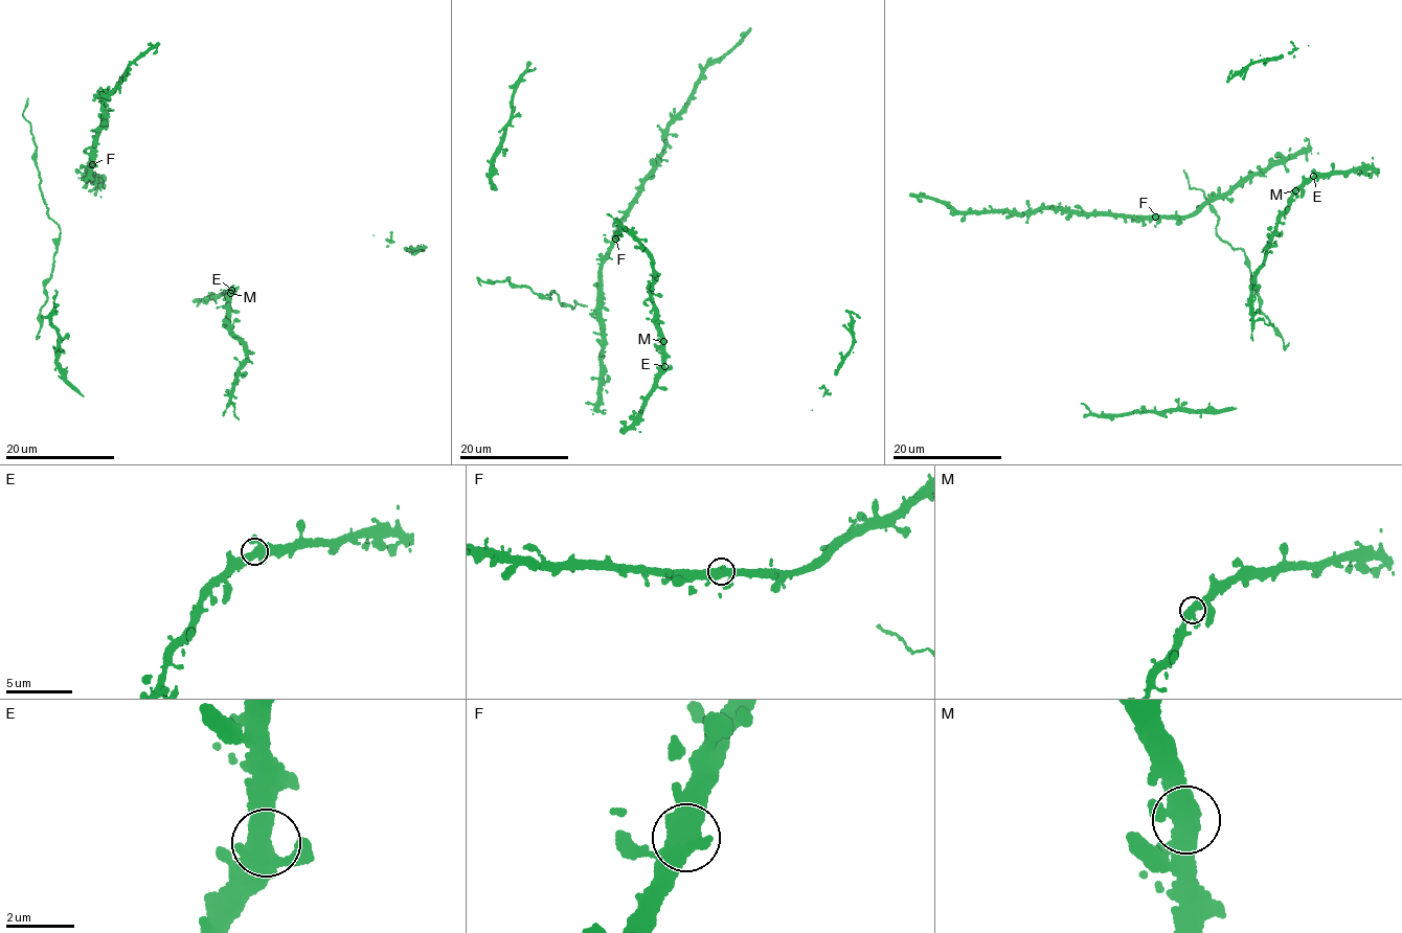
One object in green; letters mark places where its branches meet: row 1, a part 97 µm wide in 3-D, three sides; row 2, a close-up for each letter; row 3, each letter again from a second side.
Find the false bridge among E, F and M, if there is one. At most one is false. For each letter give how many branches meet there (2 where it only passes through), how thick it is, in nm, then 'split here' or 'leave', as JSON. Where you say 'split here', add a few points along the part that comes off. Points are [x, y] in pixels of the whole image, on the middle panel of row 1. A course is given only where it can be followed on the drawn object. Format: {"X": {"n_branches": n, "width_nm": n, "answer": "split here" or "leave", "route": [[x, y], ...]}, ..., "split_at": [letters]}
{"E": {"n_branches": 3, "width_nm": 400, "answer": "leave"}, "F": {"n_branches": 3, "width_nm": 440, "answer": "leave"}, "M": {"n_branches": 3, "width_nm": 440, "answer": "leave"}, "split_at": []}

